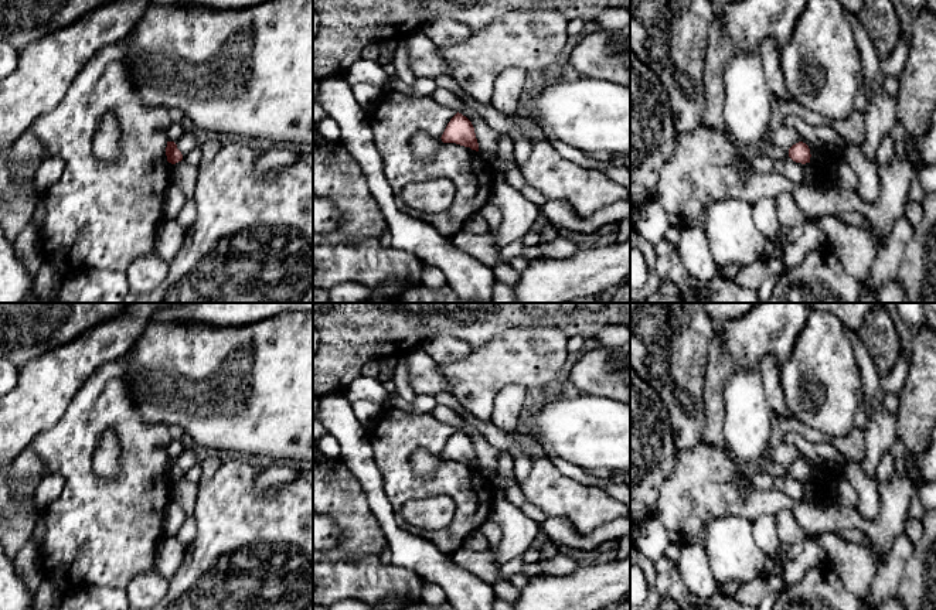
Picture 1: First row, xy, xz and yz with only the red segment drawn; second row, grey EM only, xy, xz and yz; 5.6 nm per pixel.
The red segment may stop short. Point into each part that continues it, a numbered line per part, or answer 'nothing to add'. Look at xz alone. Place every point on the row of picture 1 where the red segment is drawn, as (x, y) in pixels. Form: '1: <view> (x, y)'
nothing to add

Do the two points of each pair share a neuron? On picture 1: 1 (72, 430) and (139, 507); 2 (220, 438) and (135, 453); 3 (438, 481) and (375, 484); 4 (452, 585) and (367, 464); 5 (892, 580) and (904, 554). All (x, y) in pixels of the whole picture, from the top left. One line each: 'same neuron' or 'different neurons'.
1: same neuron
2: different neurons
3: different neurons
4: same neuron
5: same neuron

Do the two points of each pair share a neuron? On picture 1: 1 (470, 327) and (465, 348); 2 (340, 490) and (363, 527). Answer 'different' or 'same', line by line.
1: different
2: same

